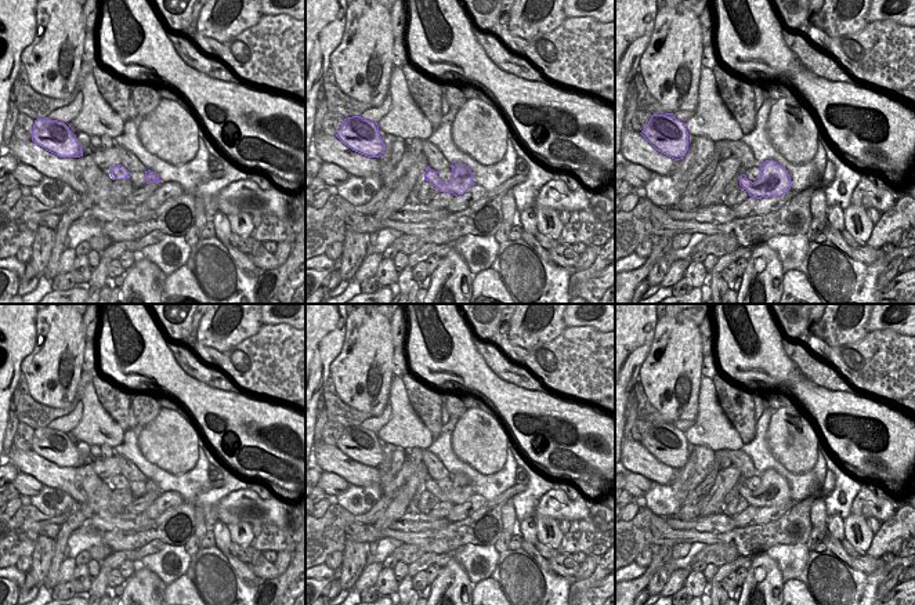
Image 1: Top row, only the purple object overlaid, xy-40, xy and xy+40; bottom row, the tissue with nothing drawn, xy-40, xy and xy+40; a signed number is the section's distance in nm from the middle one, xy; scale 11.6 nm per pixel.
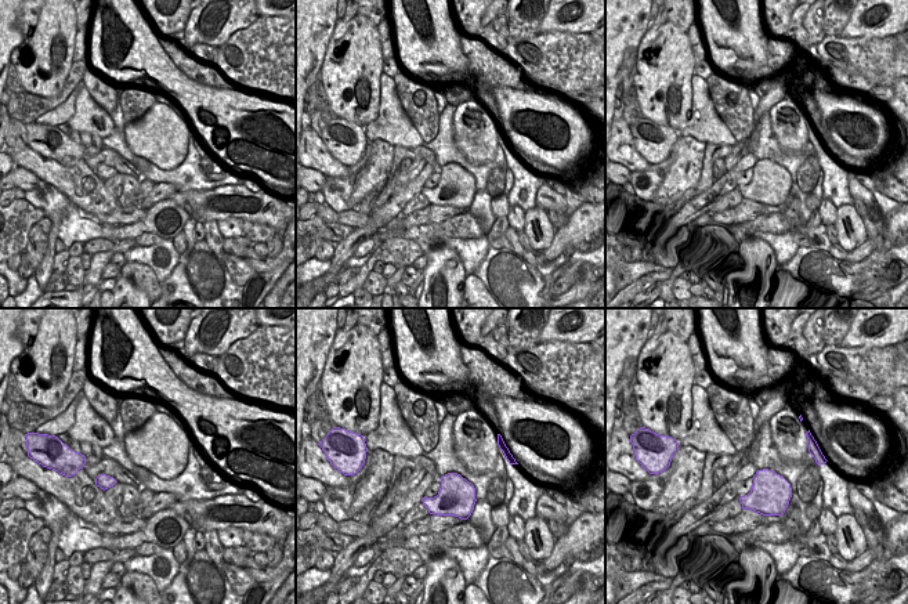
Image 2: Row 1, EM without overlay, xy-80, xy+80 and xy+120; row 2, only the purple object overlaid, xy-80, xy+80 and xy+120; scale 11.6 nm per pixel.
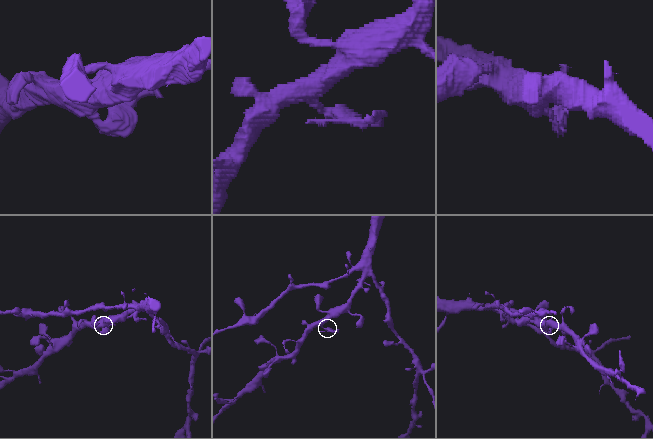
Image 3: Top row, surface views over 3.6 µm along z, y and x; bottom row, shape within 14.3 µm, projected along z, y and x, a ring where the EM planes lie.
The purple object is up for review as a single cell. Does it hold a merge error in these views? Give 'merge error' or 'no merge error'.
no merge error

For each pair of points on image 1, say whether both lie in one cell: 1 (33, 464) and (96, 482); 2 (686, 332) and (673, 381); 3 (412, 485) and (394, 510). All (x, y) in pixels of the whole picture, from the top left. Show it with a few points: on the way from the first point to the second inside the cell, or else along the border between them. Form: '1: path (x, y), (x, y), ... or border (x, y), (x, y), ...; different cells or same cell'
1: path (49, 474), (80, 482); same cell
2: path (676, 344), (673, 369); same cell
3: path (409, 491), (400, 504); same cell

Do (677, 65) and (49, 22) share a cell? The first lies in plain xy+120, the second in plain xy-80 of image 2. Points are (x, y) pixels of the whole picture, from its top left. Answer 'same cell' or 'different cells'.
same cell

